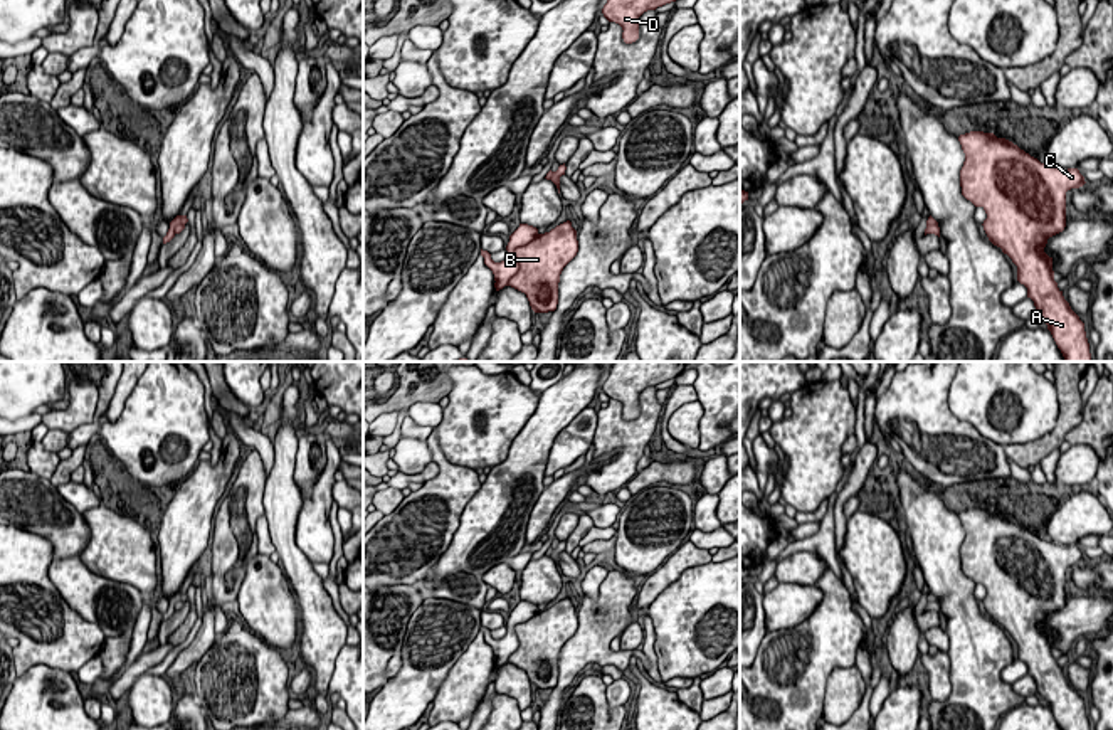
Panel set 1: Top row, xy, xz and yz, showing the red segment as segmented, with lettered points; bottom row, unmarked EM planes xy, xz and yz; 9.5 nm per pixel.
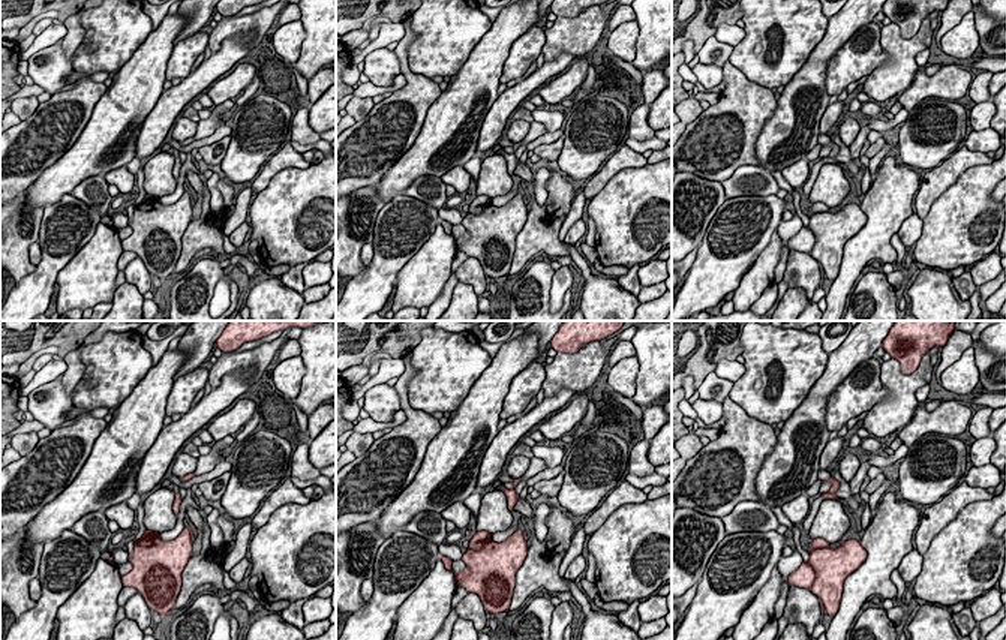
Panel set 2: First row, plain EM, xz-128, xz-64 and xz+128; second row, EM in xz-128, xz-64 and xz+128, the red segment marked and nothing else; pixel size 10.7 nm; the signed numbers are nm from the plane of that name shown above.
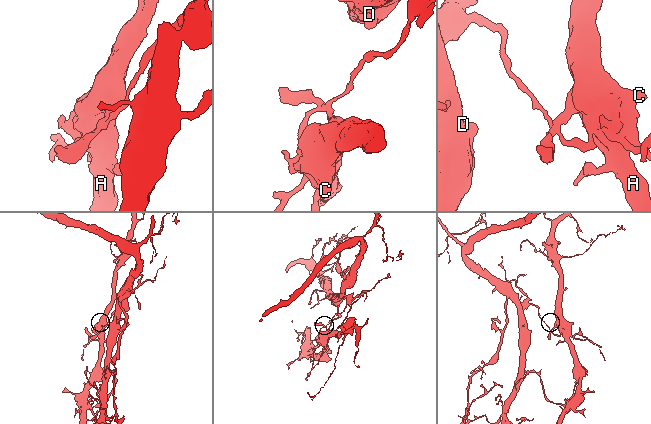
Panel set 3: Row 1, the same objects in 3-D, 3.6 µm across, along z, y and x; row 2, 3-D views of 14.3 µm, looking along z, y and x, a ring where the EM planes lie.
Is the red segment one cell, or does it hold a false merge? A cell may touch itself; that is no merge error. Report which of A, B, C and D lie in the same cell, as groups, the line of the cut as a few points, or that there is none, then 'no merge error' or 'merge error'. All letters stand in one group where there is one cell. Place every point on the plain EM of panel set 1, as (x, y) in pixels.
A B C / D | xz (540, 611), (523, 621), (508, 623) | merge error

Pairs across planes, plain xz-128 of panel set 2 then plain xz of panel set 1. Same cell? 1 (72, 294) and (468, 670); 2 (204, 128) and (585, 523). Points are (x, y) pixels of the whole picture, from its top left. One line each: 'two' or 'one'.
1: one
2: one

